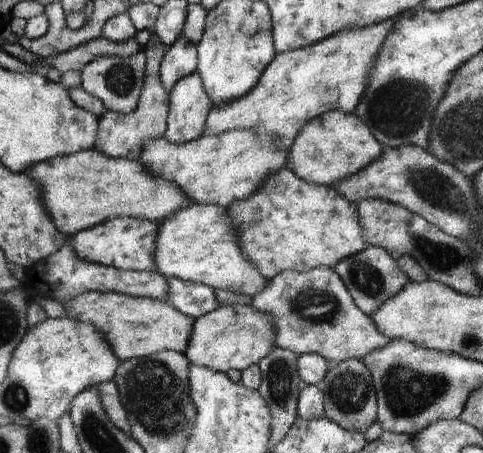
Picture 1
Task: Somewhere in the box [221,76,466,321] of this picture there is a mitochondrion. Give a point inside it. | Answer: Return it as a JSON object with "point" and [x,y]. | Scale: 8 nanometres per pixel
{"point":[368,279]}

